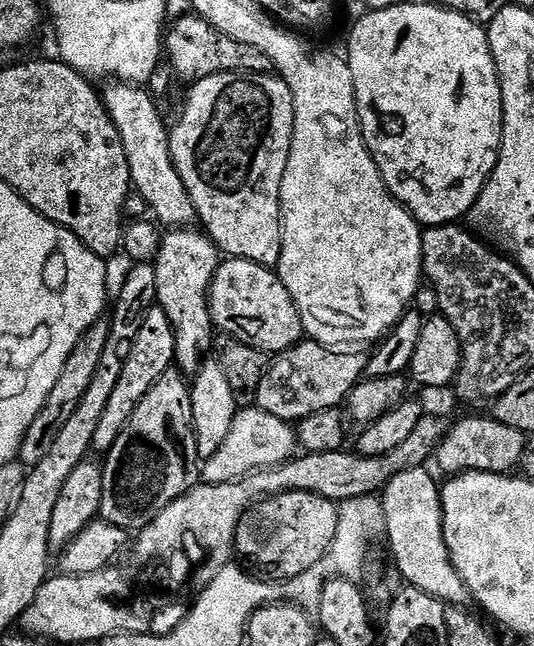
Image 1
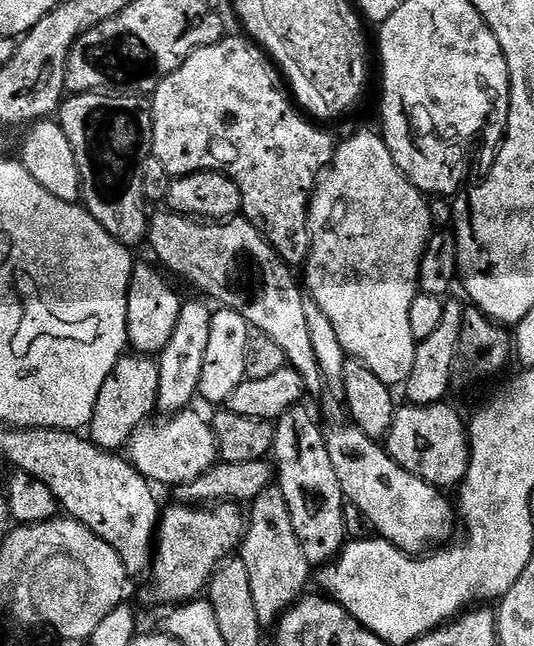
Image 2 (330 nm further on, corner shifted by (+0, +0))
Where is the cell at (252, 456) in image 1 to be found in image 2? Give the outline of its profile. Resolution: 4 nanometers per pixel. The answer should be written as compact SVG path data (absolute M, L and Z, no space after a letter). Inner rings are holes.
M192 411L164 414L159 417L161 420L149 419L140 425L139 430L128 441L127 459L131 460L133 466L147 480L152 481L153 485L188 484L217 463L216 435L212 432L212 425Z

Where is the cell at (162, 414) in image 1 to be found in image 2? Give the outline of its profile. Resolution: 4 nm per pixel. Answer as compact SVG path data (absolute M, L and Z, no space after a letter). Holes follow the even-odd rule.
M185 299L181 303L178 323L174 325L174 335L170 337L170 342L166 342L164 351L159 353L160 382L156 406L161 413L185 411L191 405L188 403L192 399L194 401L197 399L202 382L202 365L206 359L206 349L210 338L210 322L214 311L213 305L207 299L204 300Z

